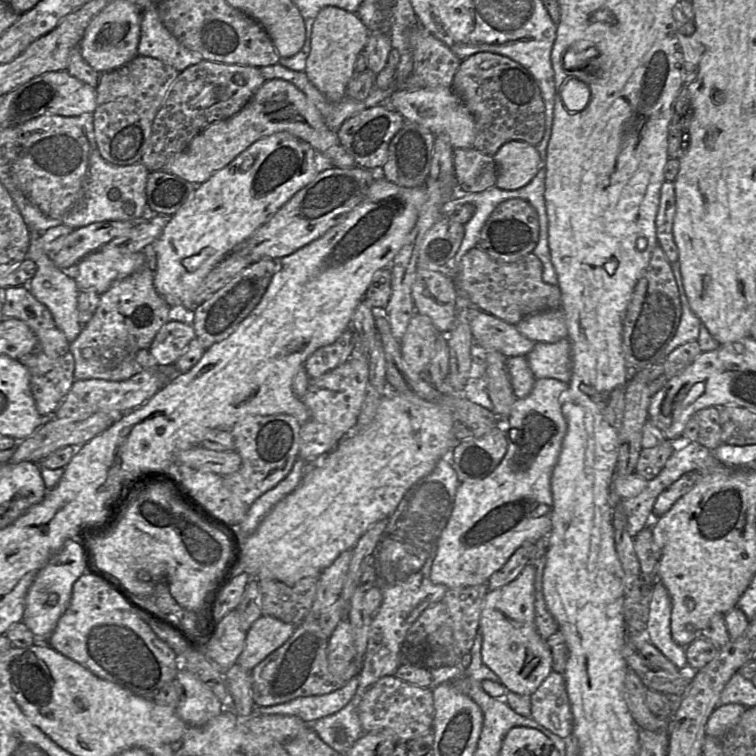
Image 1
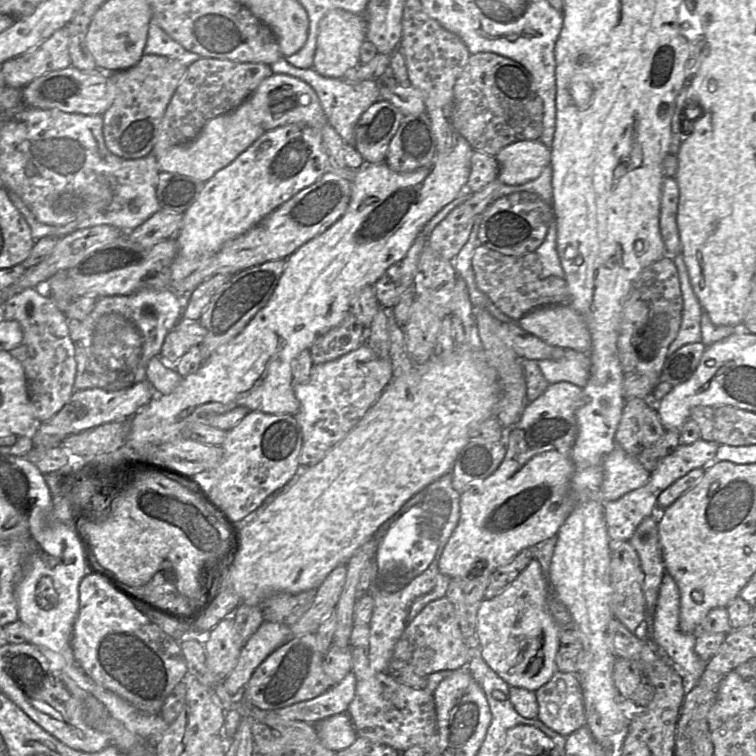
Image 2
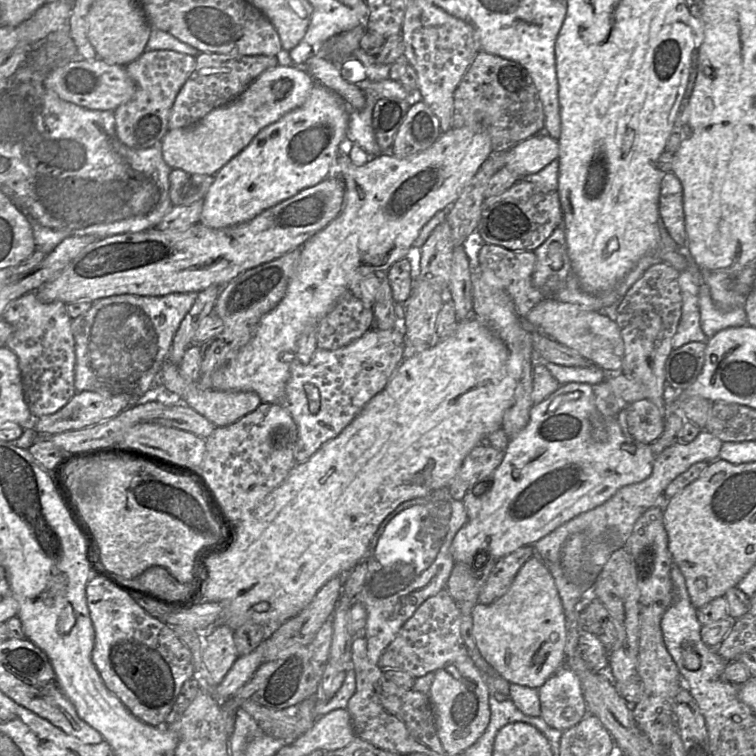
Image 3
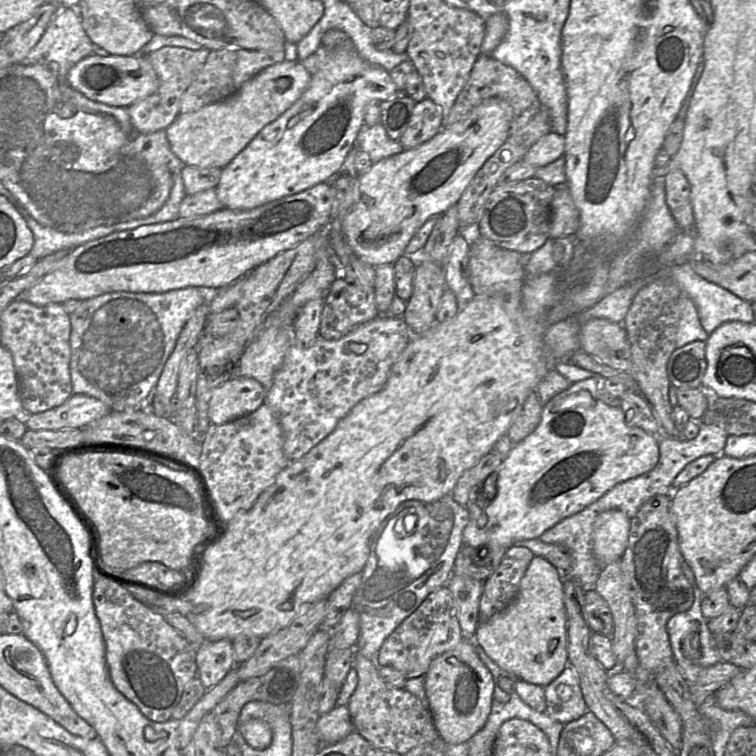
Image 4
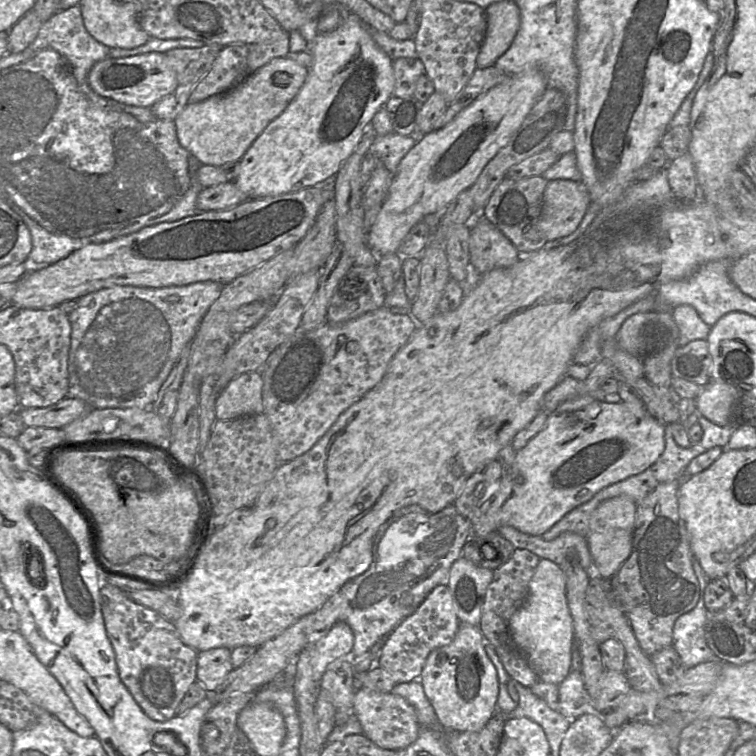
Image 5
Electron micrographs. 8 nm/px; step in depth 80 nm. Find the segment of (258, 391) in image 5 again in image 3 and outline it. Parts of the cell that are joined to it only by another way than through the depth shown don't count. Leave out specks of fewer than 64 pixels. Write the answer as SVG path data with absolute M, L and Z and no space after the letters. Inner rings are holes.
M167 360L159 372L158 381L168 392L176 395L177 398L208 419L215 427L231 425L262 404L261 399L254 392L219 391L211 388L201 388L198 382L187 381L181 374L179 367Z

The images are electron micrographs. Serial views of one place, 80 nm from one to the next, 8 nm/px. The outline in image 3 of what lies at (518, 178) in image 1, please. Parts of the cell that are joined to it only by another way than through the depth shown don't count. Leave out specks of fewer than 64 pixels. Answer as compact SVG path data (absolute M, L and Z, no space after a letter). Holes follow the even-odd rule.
M541 132L508 150L505 167L520 178L542 170L559 155L558 140Z

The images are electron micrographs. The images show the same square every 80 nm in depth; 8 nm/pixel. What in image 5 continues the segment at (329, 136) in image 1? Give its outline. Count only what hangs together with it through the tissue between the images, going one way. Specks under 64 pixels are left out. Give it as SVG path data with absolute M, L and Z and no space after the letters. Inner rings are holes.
M290 57L275 58L228 92L188 103L174 120L179 143L201 165L239 161L266 126L286 109L307 76L308 68Z

